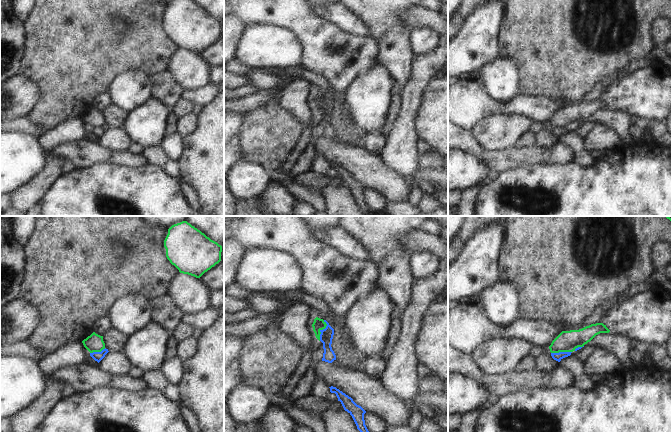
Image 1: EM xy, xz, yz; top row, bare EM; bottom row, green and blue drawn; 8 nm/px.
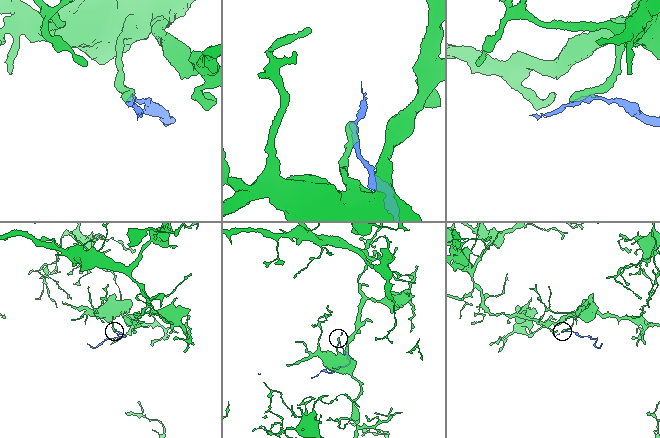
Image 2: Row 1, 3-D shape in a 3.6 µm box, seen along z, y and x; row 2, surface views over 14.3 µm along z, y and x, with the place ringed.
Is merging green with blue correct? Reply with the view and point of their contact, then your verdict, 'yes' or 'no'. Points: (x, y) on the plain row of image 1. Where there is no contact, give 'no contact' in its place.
xz (321, 105) | no

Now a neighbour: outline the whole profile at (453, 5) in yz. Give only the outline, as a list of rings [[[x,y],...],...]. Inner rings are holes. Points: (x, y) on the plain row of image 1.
[[[448,0],[448,15],[456,12],[463,4],[463,1],[464,0]]]

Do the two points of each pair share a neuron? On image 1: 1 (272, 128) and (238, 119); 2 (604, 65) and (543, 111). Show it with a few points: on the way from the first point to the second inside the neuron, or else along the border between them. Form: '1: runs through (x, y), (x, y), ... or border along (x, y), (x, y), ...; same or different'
1: border along (248, 114), (240, 133); different
2: border along (532, 95), (551, 98), (561, 107); different

